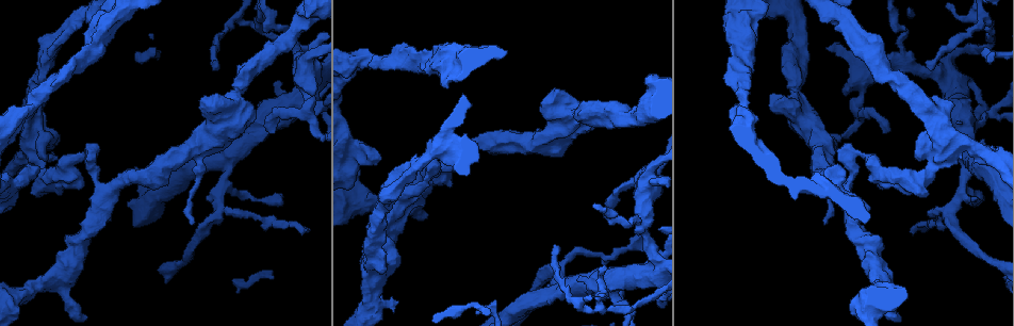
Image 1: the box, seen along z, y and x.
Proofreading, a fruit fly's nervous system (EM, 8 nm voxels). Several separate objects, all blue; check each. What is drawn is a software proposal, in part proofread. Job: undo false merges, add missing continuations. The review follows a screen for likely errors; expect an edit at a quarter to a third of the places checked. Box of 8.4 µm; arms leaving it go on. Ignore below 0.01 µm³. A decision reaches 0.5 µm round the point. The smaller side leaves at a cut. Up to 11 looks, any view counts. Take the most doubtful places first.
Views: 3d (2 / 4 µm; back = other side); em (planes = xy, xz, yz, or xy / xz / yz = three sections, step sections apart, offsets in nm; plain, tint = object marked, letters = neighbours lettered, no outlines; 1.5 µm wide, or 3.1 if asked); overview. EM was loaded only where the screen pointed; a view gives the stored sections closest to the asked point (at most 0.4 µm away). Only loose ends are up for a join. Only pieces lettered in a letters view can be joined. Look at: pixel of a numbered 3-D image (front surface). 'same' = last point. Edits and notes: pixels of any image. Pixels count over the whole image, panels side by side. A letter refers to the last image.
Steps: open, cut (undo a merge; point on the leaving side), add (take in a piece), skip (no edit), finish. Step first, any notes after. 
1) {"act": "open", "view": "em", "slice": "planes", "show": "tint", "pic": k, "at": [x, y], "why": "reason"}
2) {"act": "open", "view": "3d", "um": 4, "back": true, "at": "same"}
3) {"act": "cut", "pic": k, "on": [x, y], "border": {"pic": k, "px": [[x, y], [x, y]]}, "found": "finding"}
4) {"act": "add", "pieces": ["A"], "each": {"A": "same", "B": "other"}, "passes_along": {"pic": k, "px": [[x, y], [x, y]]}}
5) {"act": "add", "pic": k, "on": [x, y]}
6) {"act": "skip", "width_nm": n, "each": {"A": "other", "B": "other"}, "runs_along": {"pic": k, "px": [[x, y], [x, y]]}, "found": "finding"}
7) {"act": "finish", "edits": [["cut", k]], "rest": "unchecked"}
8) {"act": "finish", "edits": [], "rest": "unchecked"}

{"act": "open", "view": "em", "slice": "planes", "show": "plain", "pic": 1, "at": [973, 125], "why": "arms part here"}

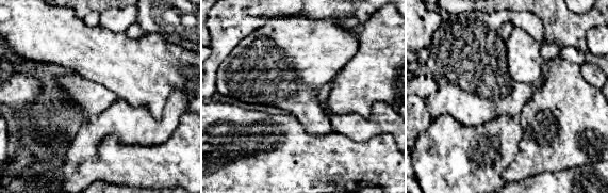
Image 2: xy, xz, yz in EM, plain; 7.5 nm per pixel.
{"act": "open", "view": "em", "slice": "planes", "show": "letters", "at": "same", "why": "see the neighbours"}

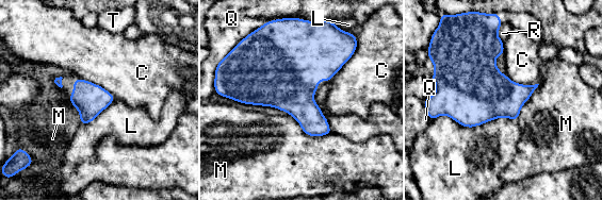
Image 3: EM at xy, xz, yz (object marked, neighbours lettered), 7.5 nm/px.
{"act": "skip", "width_nm": 220, "each": {"C": "other", "L": "other", "M": "other", "Q": "other", "R": "other", "T": "other"}, "border": {"pic": 3, "px": [[289, 114], [309, 135], [331, 133]]}, "found": "all the same neuron"}

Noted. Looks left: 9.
{"act": "open", "view": "em", "slice": "yz", "step": 8, "show": "tint", "pic": 1, "at": [562, 275], "why": "four arms meet"}

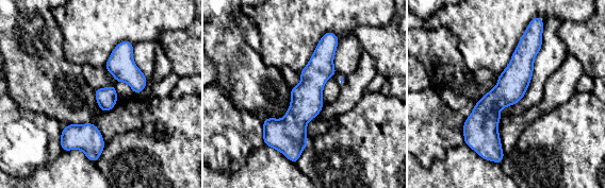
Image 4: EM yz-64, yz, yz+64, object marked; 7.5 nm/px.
{"act": "open", "view": "em", "slice": "planes", "show": "tint", "at": "same", "why": "another direction"}

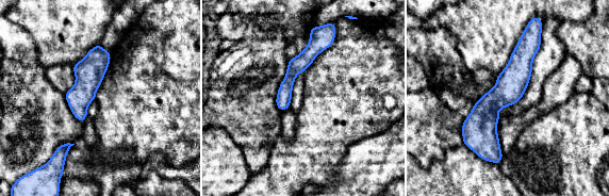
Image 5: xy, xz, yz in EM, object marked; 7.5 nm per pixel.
{"act": "open", "view": "em", "slice": "planes", "show": "letters", "at": "same"}

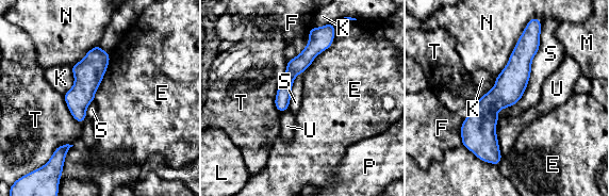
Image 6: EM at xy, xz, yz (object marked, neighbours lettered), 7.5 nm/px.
{"act": "skip", "width_nm": 220, "each": {"E": "other", "F": "other", "K": "other", "L": "other", "M": "other", "N": "other", "P": "other", "S": "other", "T": "other", "U": "other"}, "runs_along": {"pic": 6, "px": [[536, 21], [489, 107], [494, 139]]}, "found": "one neuron here"}

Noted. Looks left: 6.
{"act": "open", "view": "em", "slice": "yz", "step": 8, "show": "letters", "pic": 1, "at": [13, 120], "why": "thick turns thin"}

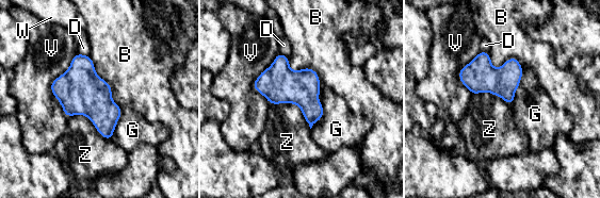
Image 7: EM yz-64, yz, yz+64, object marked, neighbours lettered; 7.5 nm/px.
{"act": "skip", "each": {"B": "other", "D": "other", "G": "other", "V": "other", "W": "other", "Z": "other"}, "border": {"pic": 7, "px": [[88, 55], [120, 109]]}, "found": "all the same neuron"}

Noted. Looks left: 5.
{"act": "open", "view": "3d", "um": 2, "pic": 1, "at": [839, 167], "why": "branch stops here"}

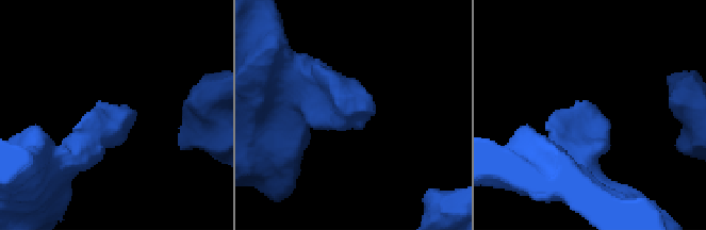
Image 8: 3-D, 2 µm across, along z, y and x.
{"act": "open", "view": "em", "slice": "planes", "show": "tint", "pic": 8, "at": [131, 109], "why": "need the tissue"}

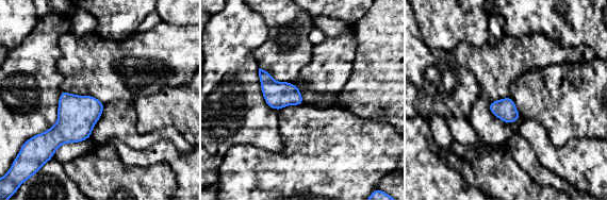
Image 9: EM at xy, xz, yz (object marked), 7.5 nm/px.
{"act": "open", "view": "em", "slice": "planes", "show": "letters", "at": "same"}

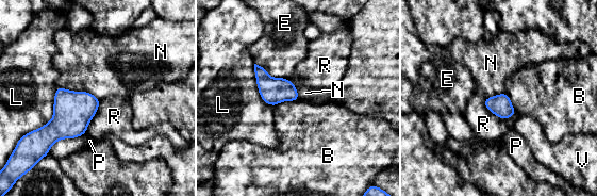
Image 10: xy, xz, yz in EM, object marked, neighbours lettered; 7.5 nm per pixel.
{"act": "skip", "width_nm": 160, "each": {"B": "other", "E": "other", "L": "other", "N": "other", "P": "other", "R": "other", "V": "other"}, "border": {"pic": 10, "px": [[59, 85], [87, 91], [99, 100]]}, "found": "none of them fits"}

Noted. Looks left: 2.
{"act": "finish", "edits": [], "rest": "unchecked"}

